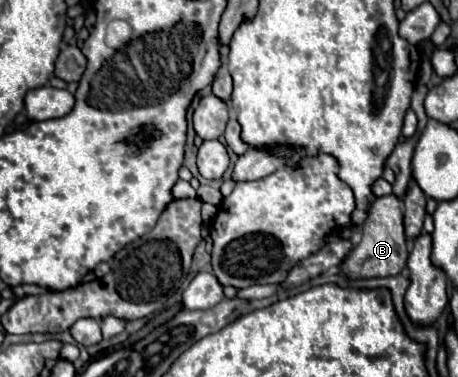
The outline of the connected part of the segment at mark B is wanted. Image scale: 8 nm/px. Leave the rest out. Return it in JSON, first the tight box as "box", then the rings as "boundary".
{"box":[341,194,407,280],"boundary":[[[393,194],[377,198],[371,206],[367,222],[361,226],[361,242],[355,246],[349,256],[341,264],[341,274],[347,280],[361,280],[361,278],[381,278],[381,276],[397,276],[407,264],[407,240],[403,232],[403,210],[401,200]]]}

